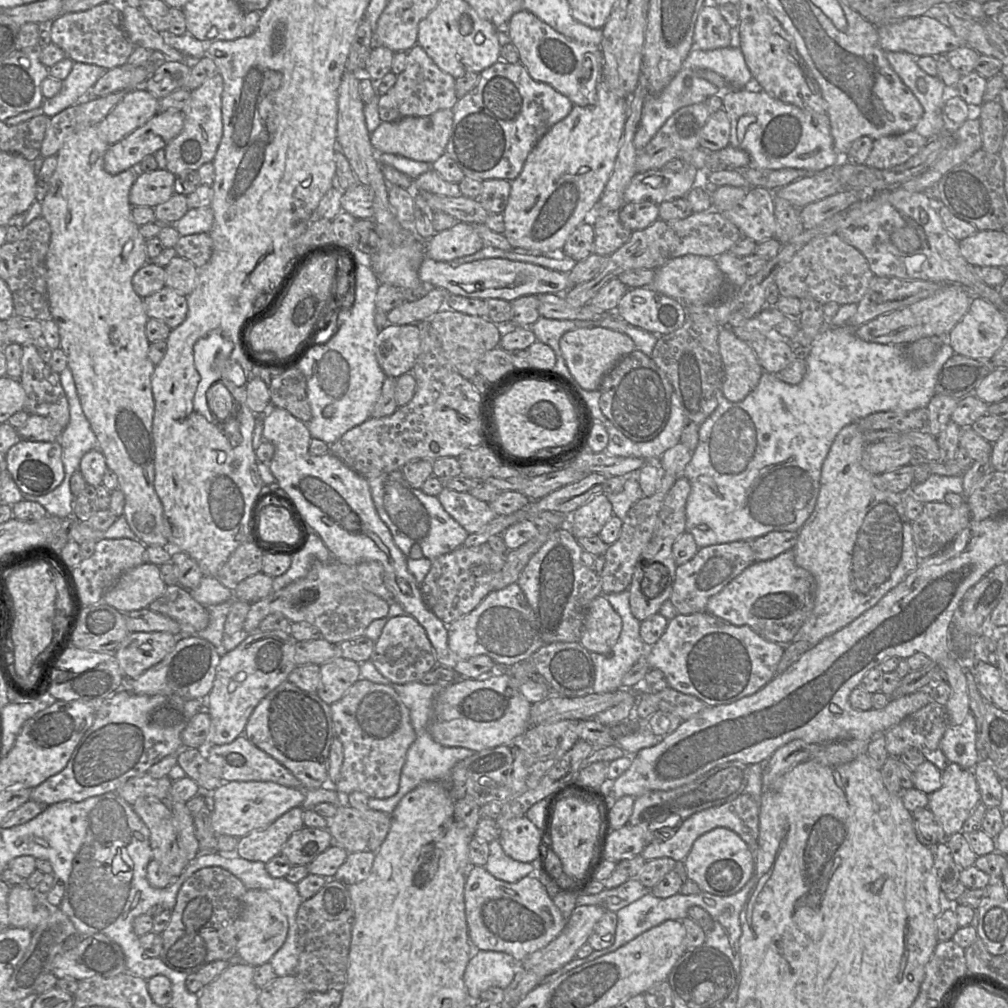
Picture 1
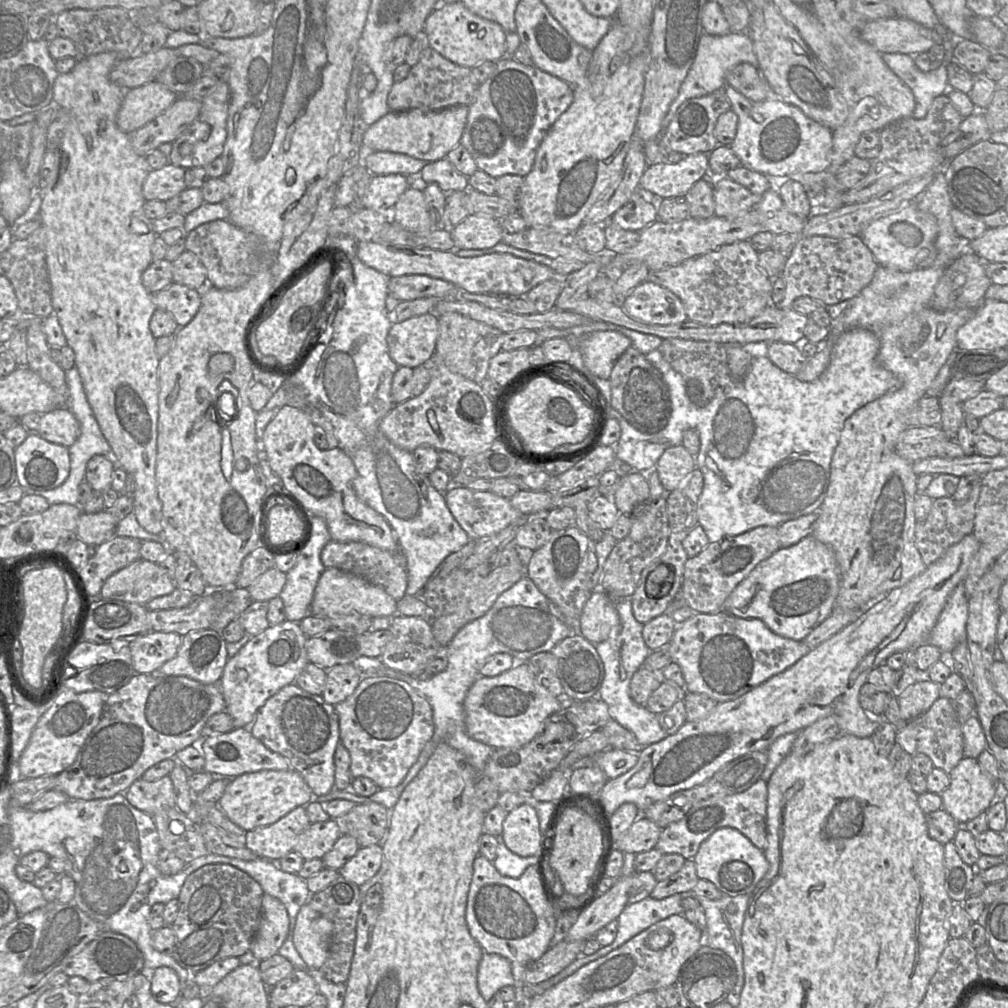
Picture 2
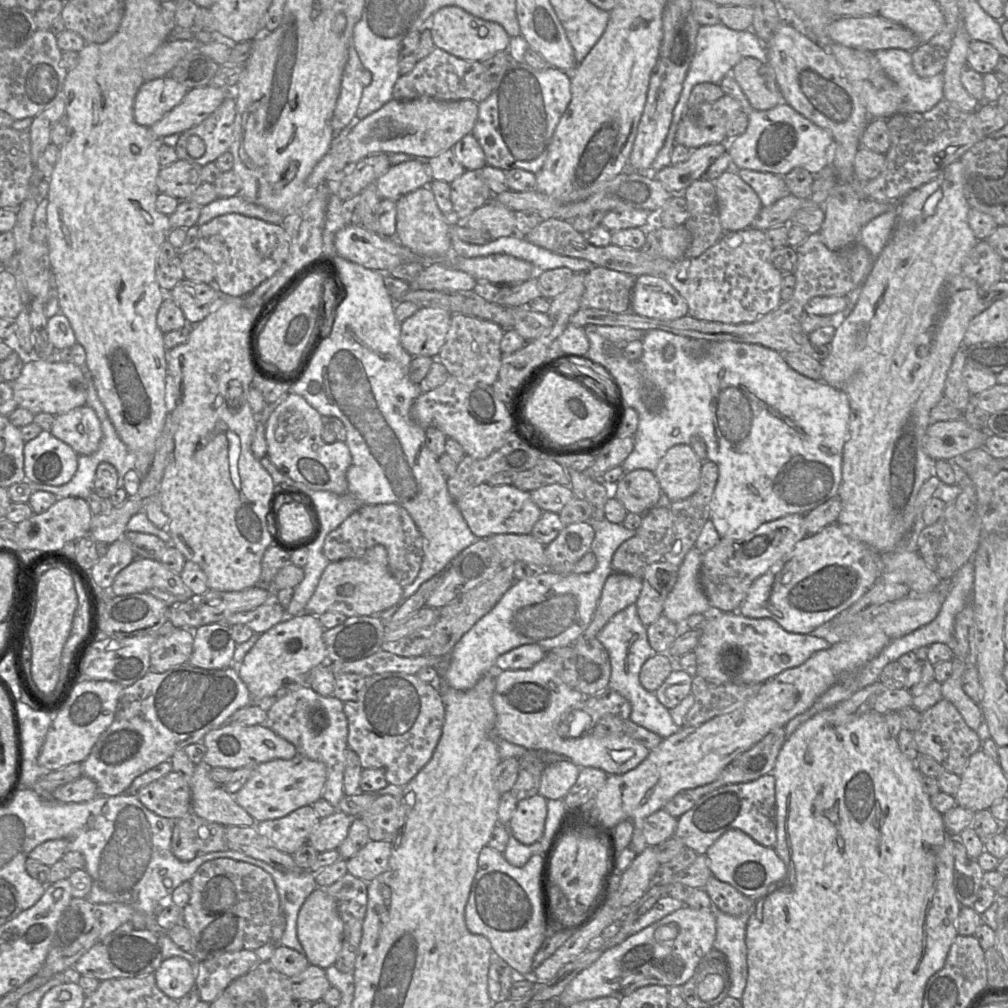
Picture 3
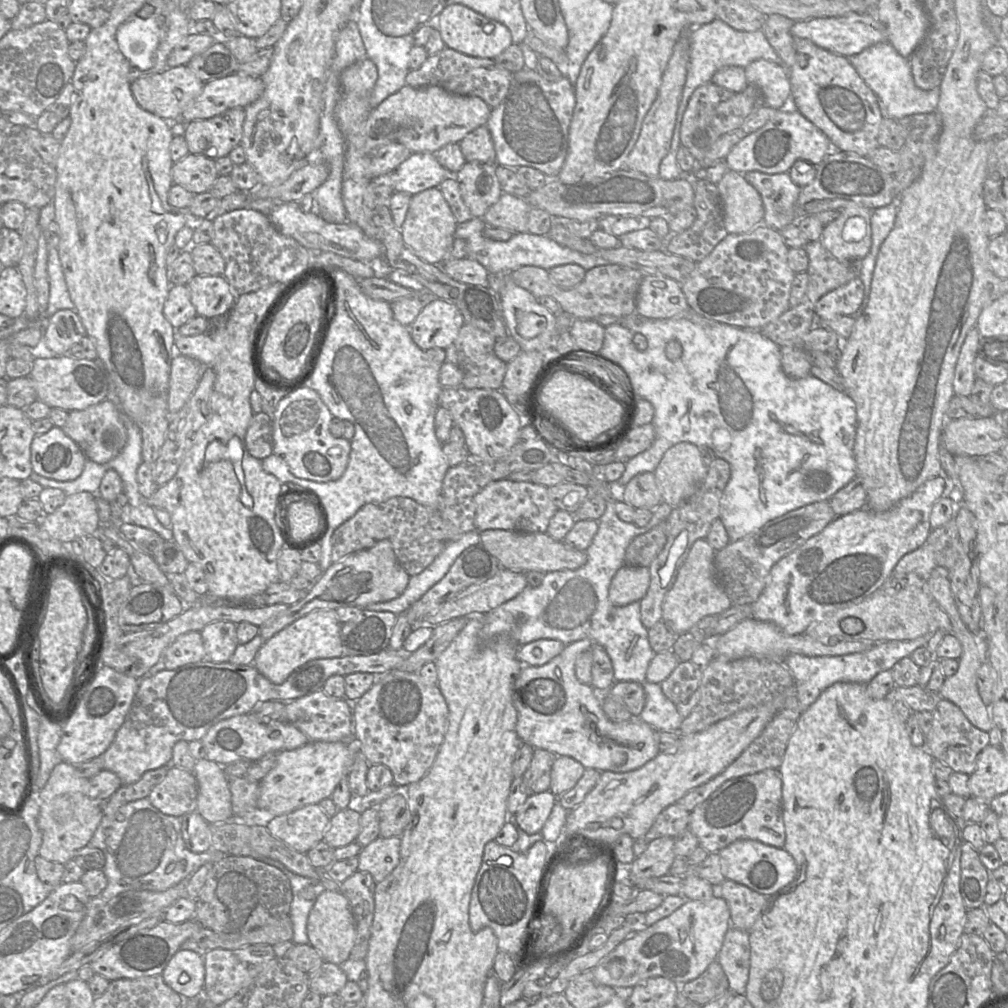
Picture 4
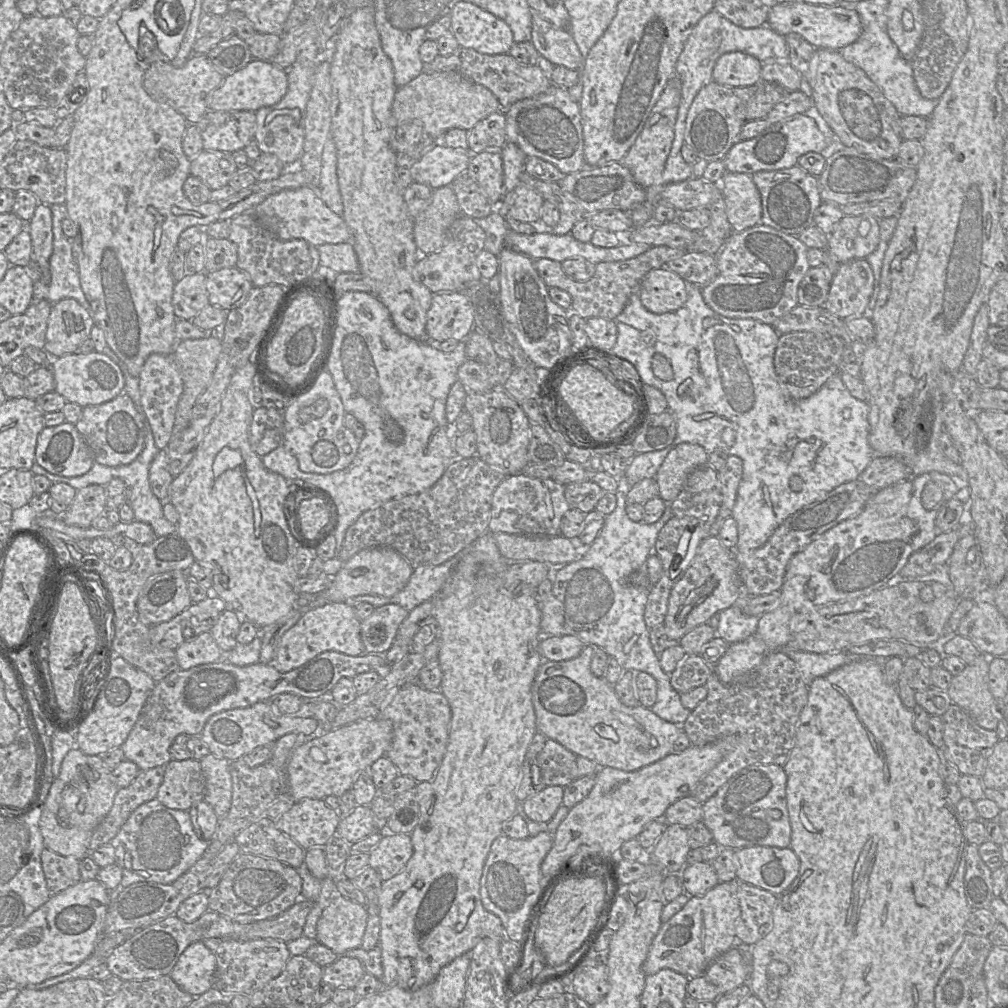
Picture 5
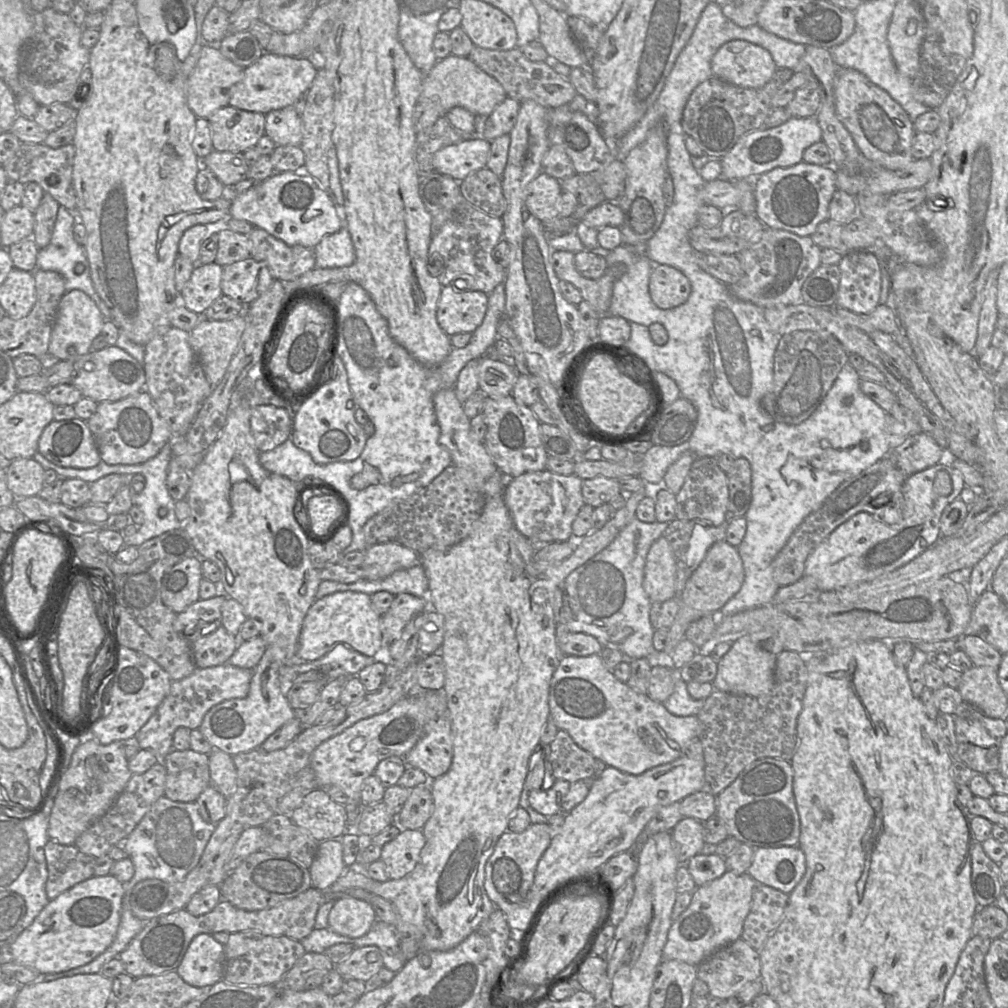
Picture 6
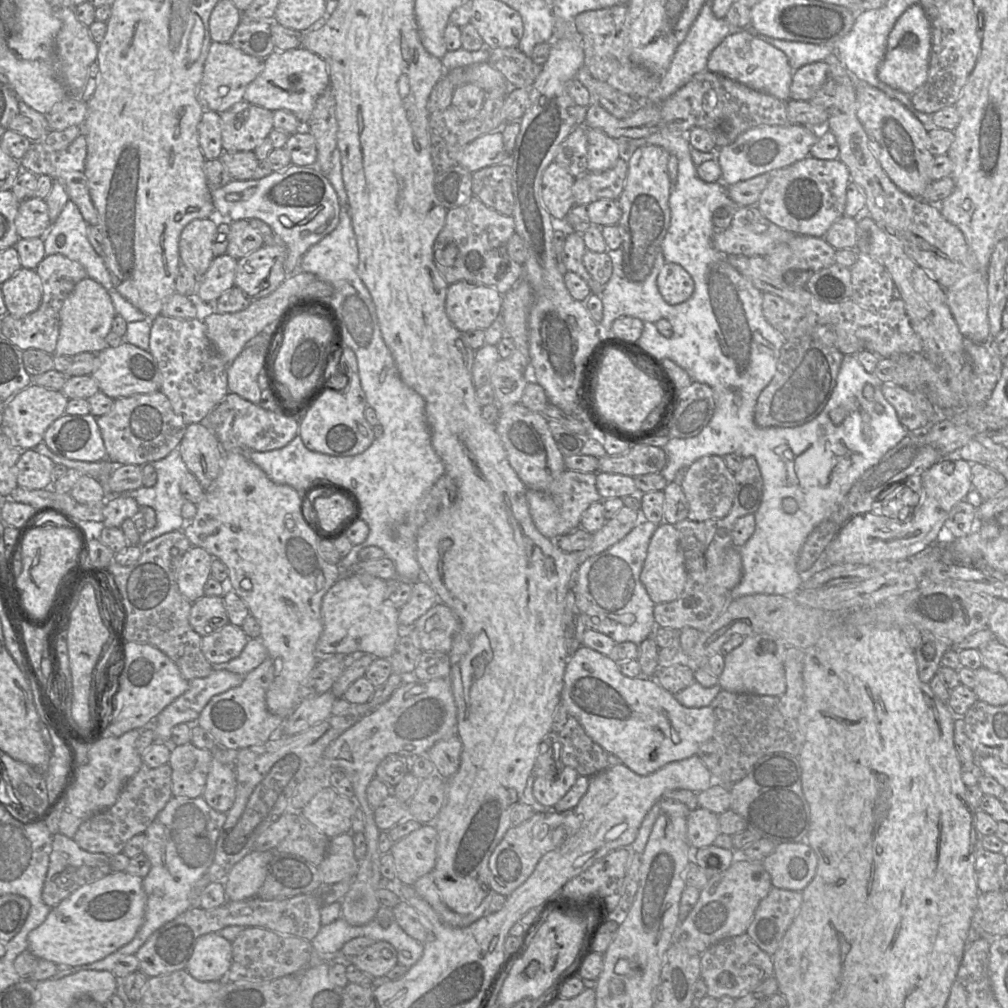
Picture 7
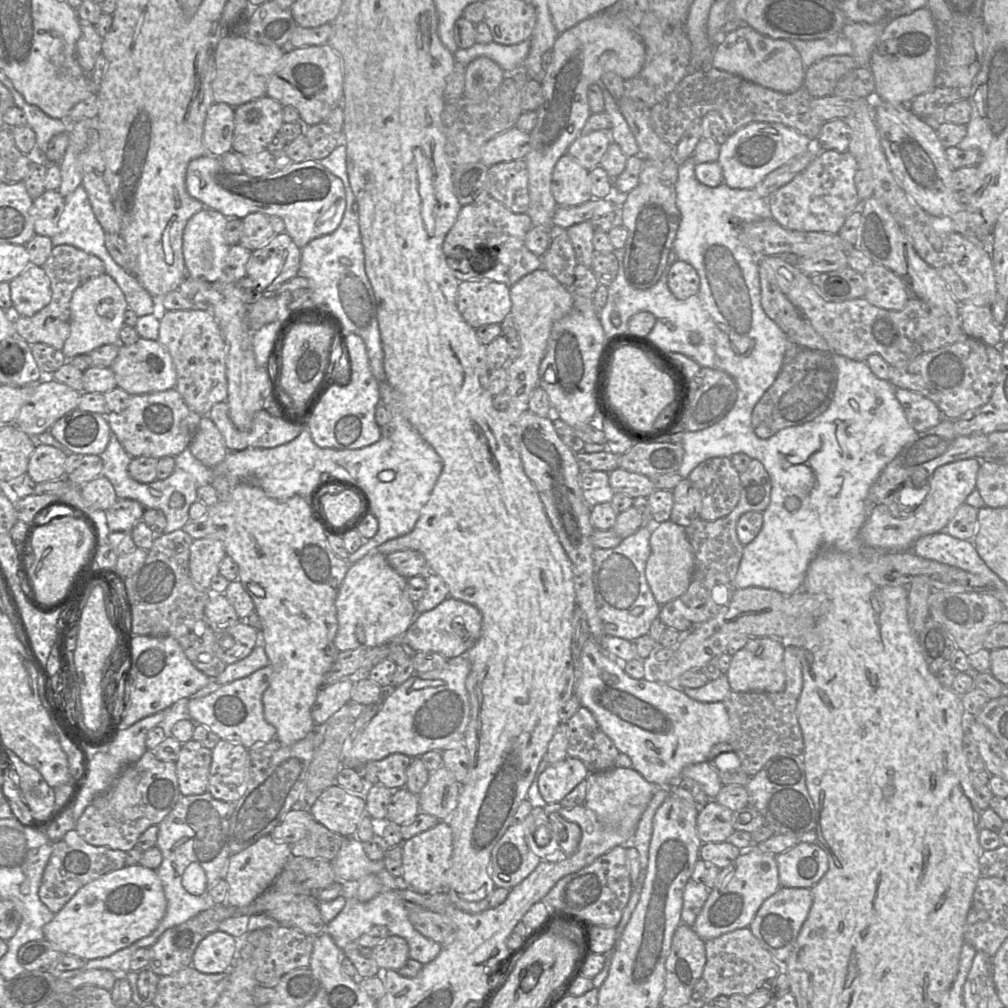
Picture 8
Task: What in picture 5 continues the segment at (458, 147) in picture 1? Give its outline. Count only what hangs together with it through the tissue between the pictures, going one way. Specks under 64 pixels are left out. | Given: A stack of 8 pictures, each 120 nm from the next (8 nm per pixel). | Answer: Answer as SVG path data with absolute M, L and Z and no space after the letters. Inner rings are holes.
M551 85L545 92L513 103L504 110L505 132L508 142L515 143L527 157L538 157L554 164L564 175L589 167L584 158L584 141L579 103L573 101L568 90Z

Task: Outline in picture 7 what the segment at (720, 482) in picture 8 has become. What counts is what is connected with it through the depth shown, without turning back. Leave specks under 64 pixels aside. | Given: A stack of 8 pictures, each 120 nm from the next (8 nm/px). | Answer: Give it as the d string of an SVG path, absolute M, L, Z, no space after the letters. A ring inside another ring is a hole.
M707 455L692 463L684 473L681 487L689 503L688 520L703 522L710 519L721 519L729 513L733 505L734 473L727 468L721 456Z

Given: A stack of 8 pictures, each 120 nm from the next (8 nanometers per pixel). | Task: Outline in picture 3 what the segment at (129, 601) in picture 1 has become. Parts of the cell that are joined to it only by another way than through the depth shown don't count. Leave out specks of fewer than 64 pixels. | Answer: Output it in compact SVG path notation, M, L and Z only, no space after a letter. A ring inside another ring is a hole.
M138 557L117 574L111 591L115 596L124 596L146 592L151 588L159 588L176 596L187 596L187 599L192 595L180 575L157 560Z

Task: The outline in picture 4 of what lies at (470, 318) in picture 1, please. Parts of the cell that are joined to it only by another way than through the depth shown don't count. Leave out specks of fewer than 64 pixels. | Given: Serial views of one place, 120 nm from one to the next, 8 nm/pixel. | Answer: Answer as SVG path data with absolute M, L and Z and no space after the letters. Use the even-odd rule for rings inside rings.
M468 323L463 324L457 338L445 349L446 361L455 364L463 373L462 387L466 389L501 389L507 363L495 354L495 342L496 338L488 332Z

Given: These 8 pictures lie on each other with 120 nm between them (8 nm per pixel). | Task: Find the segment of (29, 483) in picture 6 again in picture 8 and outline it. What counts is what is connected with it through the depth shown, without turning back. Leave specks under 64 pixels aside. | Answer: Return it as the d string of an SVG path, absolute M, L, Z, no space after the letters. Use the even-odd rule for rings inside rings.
M37 444L30 457L27 475L35 482L57 480L65 476L67 450Z

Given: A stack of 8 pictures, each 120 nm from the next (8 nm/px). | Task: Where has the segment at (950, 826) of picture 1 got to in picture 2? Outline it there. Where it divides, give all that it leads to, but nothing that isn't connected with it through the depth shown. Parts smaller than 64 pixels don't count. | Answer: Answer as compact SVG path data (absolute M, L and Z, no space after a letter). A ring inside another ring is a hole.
M962 758L949 778L949 786L940 793L942 809L960 826L986 812L999 797L999 784L985 774L977 759Z

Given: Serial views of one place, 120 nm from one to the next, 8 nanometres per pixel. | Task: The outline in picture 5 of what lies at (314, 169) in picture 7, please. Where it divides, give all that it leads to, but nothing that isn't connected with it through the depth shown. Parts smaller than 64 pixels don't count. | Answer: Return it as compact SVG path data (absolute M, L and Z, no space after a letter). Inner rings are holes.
M309 186L270 195L252 213L267 230L281 240L303 239L316 247L345 242L352 244L352 234L343 217L331 211Z

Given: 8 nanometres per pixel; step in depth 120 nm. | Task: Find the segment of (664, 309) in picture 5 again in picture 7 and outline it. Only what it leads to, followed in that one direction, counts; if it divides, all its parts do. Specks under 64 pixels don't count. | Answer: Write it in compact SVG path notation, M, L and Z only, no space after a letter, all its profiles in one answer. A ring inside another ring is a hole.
M665 263L657 276L657 287L663 299L671 305L688 300L694 292L694 280L679 264Z

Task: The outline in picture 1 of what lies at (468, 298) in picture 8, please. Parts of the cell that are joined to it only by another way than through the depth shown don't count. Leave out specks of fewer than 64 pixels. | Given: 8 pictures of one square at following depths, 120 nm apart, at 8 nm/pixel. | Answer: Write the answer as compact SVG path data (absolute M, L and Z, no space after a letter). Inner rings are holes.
M390 324L380 330L375 341L375 354L386 376L397 378L410 372L420 353L420 345L418 324Z

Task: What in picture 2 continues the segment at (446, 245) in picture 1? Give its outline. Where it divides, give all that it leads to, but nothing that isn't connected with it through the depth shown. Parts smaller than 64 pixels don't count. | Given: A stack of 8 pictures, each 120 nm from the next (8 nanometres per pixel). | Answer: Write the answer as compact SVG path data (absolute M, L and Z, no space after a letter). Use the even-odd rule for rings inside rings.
M483 214L468 215L450 229L455 249L486 249L502 241L499 219Z

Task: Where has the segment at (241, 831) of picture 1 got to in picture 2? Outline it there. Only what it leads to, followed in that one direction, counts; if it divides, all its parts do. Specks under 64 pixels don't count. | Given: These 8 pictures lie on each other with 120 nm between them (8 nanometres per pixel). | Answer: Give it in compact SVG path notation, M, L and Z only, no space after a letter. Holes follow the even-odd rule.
M261 770L245 773L228 783L217 802L221 811L245 831L268 826L298 806L305 806L314 798L313 791L295 770Z

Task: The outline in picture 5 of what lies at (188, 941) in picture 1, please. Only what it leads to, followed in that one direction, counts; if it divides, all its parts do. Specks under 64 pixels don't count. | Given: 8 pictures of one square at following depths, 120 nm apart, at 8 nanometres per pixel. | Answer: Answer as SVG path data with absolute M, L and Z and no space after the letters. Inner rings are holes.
M240 853L230 864L218 885L208 890L208 911L218 912L240 924L275 917L300 898L302 879L294 867L279 860Z

